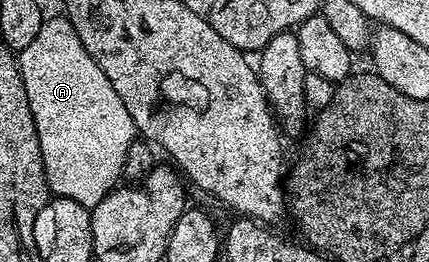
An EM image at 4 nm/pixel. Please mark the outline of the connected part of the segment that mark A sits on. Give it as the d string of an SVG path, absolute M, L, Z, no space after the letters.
M66 16L59 17L45 17L42 28L38 28L38 36L34 36L26 49L19 51L20 75L30 104L30 116L34 116L49 191L55 197L78 200L78 204L91 208L117 189L126 164L126 152L130 152L138 135L130 112L126 112L126 104L122 104L118 92L114 92L114 84L106 80L106 72L98 68L94 56L90 56L82 40L78 40L72 21Z

